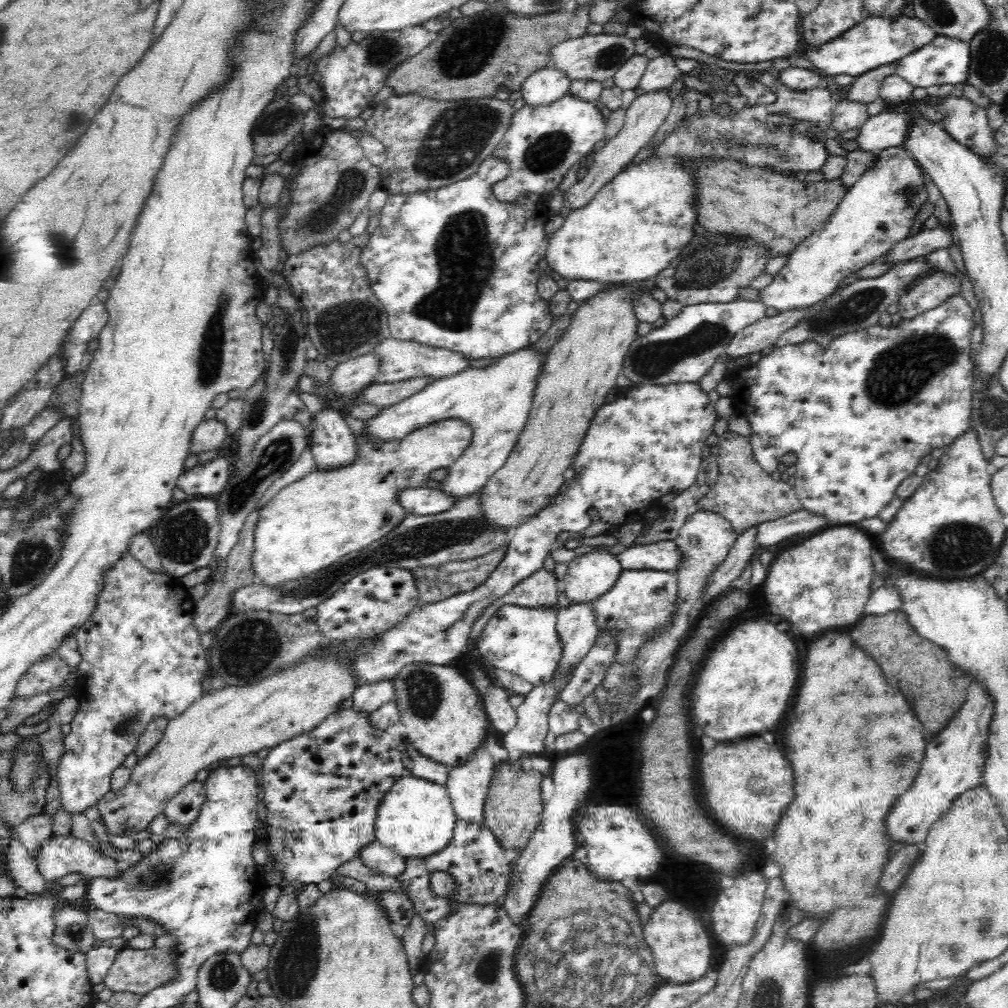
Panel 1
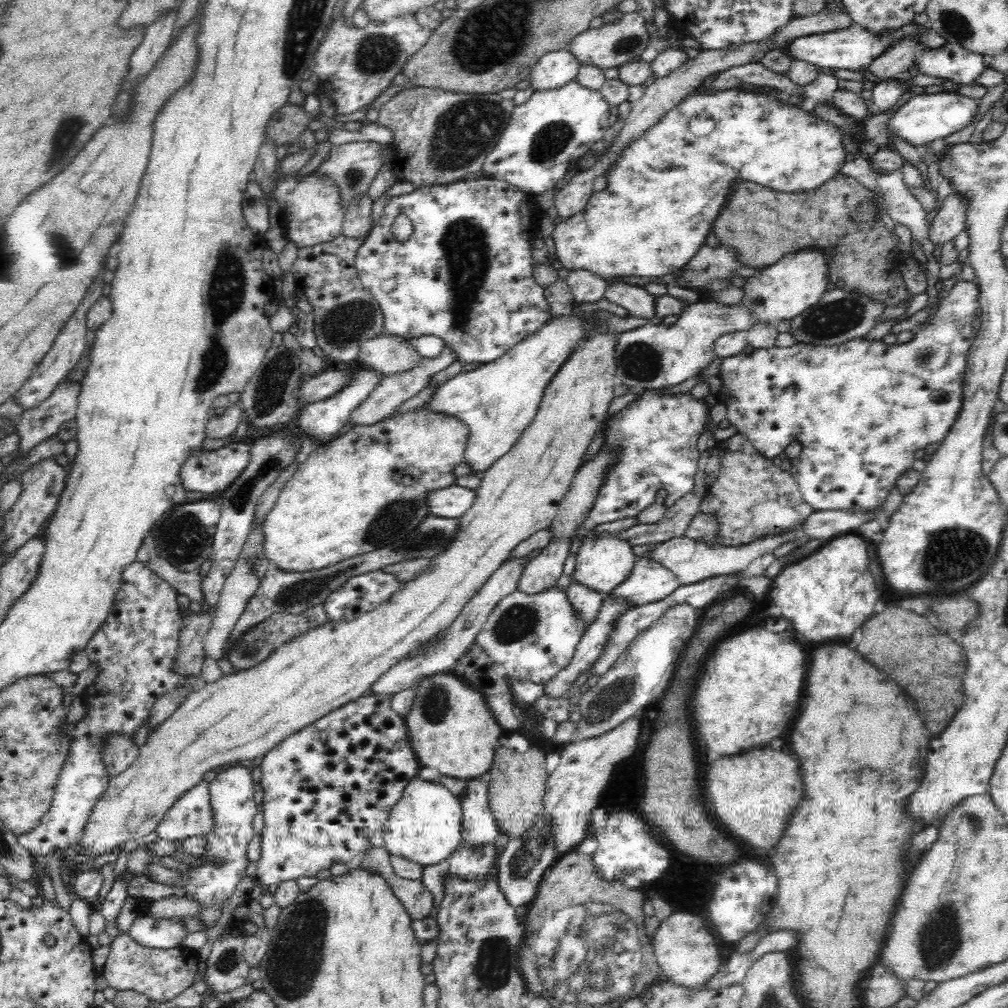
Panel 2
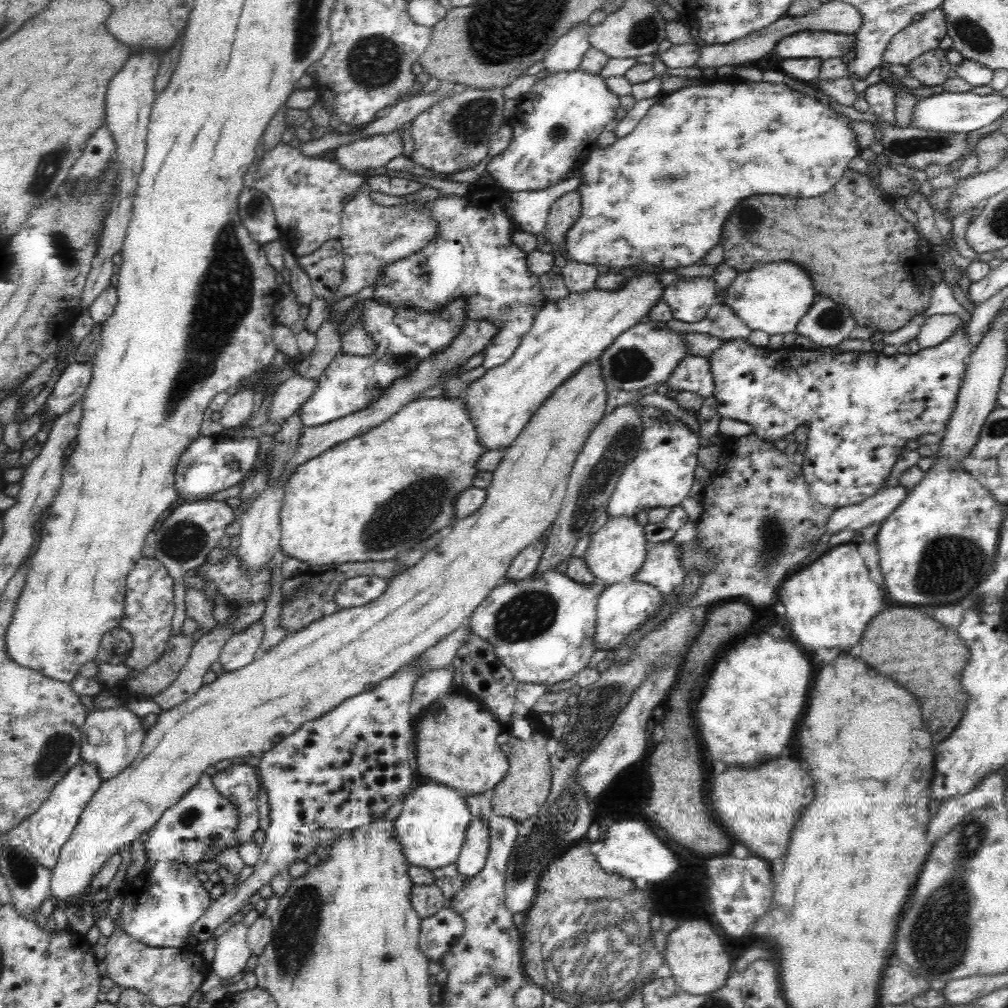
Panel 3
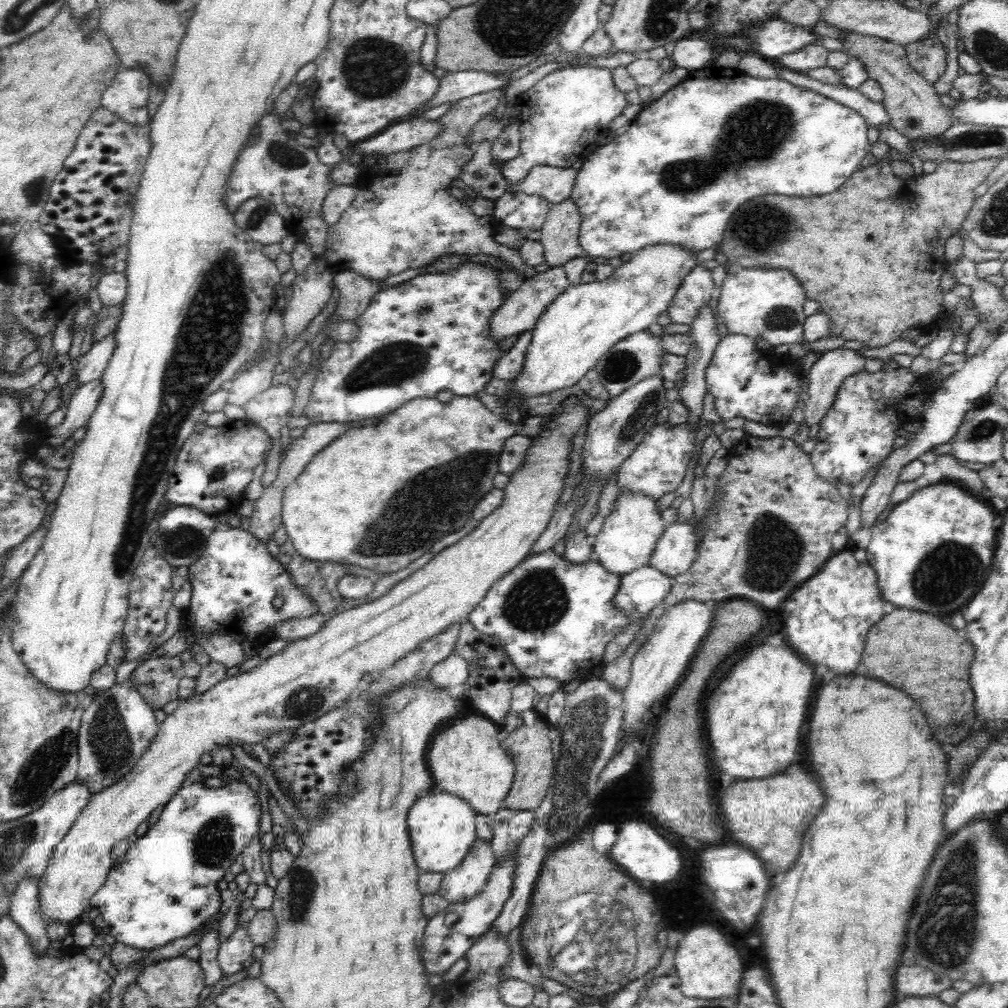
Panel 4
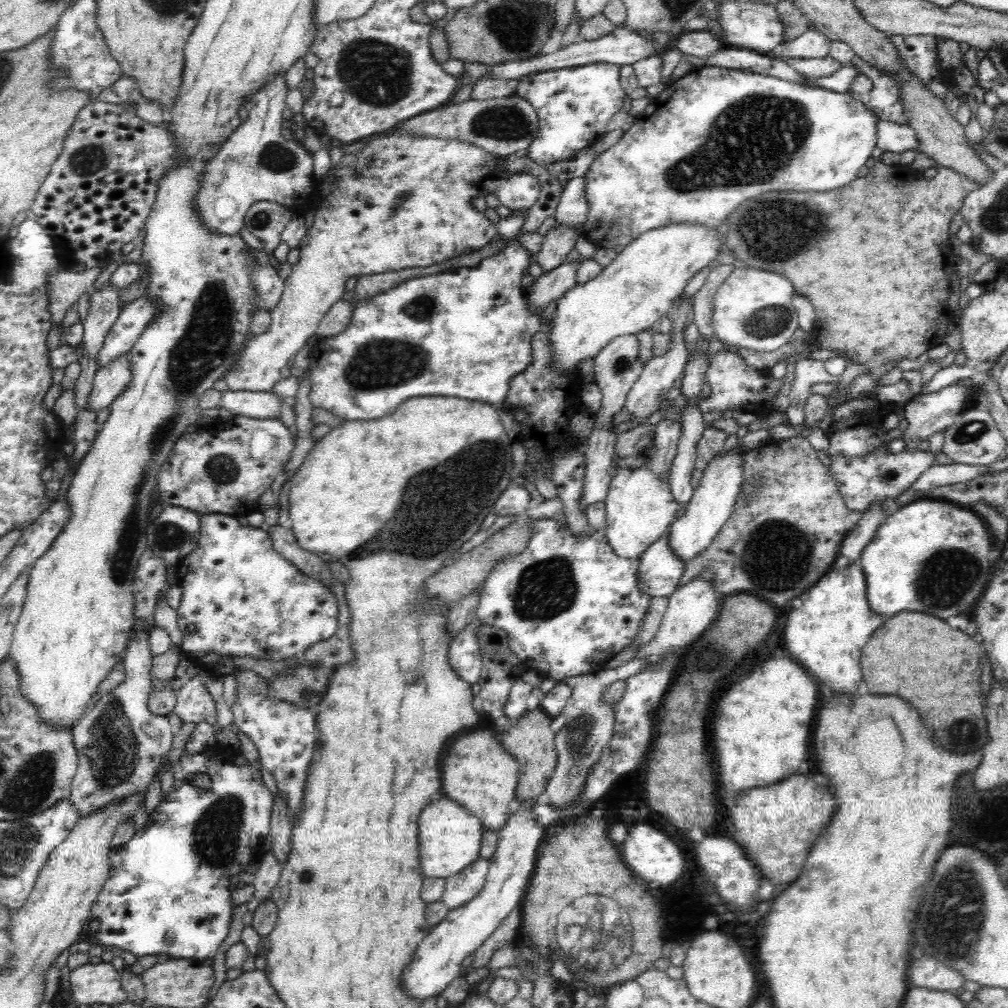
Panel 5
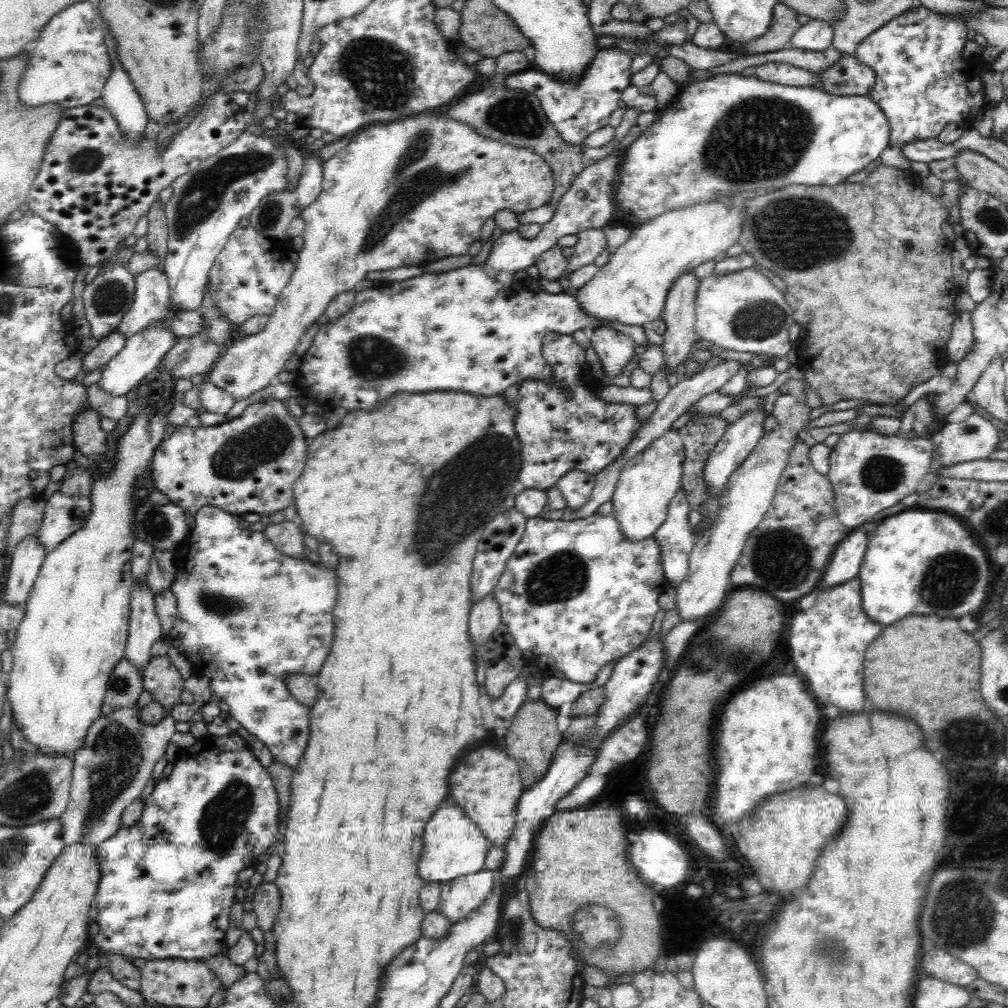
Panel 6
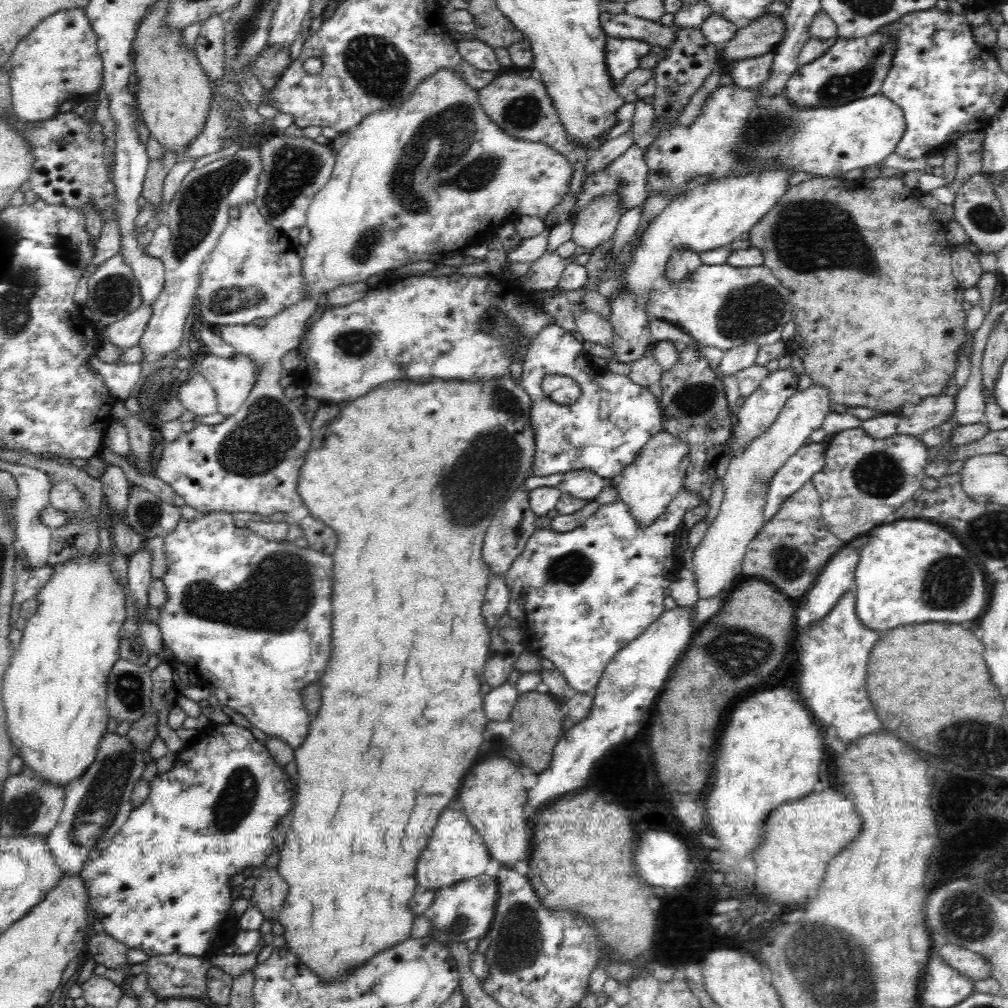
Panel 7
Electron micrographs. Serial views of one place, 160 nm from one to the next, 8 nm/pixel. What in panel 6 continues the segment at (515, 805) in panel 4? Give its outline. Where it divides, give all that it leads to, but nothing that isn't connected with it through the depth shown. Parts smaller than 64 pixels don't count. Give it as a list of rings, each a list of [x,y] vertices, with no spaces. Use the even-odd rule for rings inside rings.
[[[529,700],[507,723],[506,734],[503,736],[504,751],[519,764],[524,791],[536,784],[546,774],[553,761],[554,753],[562,742],[561,732],[556,728],[556,716],[557,711],[541,700]]]

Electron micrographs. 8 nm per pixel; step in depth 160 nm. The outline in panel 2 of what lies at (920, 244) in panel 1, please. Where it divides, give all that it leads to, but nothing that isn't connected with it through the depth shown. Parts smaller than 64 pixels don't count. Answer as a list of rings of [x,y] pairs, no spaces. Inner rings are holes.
[[[954,191],[944,200],[928,228],[928,239],[934,243],[934,248],[954,240],[964,230],[966,207],[964,198]]]

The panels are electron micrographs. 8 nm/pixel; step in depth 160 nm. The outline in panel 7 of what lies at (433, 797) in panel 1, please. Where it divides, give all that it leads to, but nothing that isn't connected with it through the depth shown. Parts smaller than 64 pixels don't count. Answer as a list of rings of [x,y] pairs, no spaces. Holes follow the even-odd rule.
[[[453,805],[454,810],[442,810],[434,832],[430,834],[426,848],[419,854],[415,877],[419,890],[437,890],[458,881],[484,874],[491,856],[482,837],[470,824],[461,808]]]

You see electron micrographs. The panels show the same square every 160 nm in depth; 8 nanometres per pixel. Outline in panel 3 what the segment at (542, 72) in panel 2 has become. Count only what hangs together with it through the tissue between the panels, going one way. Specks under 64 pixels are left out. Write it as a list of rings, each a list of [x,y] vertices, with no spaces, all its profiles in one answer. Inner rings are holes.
[[[587,23],[572,27],[546,51],[541,61],[546,76],[556,76],[562,72],[568,74],[578,70],[584,54],[589,49],[588,28]]]

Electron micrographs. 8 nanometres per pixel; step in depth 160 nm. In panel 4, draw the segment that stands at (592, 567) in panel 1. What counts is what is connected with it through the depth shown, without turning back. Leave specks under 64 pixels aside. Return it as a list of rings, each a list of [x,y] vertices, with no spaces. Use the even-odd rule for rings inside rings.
[[[622,492],[600,531],[591,540],[594,558],[602,569],[614,575],[630,574],[650,561],[654,546],[665,527],[661,512],[656,509],[656,501],[644,495]]]

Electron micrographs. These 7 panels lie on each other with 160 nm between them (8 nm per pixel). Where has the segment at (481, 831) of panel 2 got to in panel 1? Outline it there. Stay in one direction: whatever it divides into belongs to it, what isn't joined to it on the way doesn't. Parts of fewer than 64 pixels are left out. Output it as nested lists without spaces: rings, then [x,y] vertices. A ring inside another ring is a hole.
[[[486,736],[464,764],[450,767],[444,787],[457,818],[484,827],[483,806],[497,765],[488,752]]]

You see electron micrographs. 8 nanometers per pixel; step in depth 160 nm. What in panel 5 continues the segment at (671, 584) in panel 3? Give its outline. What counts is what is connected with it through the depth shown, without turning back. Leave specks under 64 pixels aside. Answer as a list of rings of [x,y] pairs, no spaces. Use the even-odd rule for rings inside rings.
[[[739,445],[734,454],[726,454],[722,458],[716,456],[712,459],[704,471],[701,482],[694,490],[692,498],[687,502],[686,512],[680,518],[675,518],[669,526],[668,546],[682,562],[687,563],[706,550],[718,531],[726,524],[741,490],[742,459],[745,450],[742,445]]]

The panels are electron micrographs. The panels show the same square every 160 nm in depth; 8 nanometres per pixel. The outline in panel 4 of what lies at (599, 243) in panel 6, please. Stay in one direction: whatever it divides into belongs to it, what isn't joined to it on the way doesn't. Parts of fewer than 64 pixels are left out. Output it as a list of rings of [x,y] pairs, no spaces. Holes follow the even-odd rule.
[[[550,267],[535,277],[525,279],[522,286],[502,302],[488,318],[490,339],[499,342],[508,336],[518,334],[518,332],[531,331],[538,316],[546,310],[554,298],[566,290],[568,285],[568,279],[562,267]]]

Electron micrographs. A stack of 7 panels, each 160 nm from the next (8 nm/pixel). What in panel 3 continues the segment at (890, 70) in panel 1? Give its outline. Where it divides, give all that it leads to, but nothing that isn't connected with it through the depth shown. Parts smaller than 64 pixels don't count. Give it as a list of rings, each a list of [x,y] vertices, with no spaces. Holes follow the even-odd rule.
[[[939,7],[895,34],[882,54],[882,62],[906,67],[912,59],[926,51],[943,47],[946,43],[946,24]]]

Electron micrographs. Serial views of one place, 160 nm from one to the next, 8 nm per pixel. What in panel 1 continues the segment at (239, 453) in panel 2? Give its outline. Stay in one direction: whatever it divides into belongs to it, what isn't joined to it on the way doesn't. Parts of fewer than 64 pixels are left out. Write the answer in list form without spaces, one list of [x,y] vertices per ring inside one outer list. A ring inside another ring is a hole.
[[[232,457],[218,458],[204,466],[196,465],[183,471],[178,478],[177,487],[186,493],[187,498],[215,498],[230,480]]]

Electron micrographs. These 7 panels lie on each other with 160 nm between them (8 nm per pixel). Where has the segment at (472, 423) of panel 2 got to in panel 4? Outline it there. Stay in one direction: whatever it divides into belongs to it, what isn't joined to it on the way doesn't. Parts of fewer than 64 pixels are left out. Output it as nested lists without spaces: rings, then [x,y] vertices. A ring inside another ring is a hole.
[[[650,245],[637,250],[629,261],[615,268],[614,274],[606,280],[569,284],[566,290],[554,298],[546,310],[538,316],[534,328],[530,331],[530,344],[526,348],[522,370],[518,370],[516,378],[505,382],[507,386],[509,385],[509,392],[499,396],[503,406],[520,410],[520,405],[529,397],[548,396],[554,390],[576,384],[588,370],[595,368],[598,359],[606,354],[611,346],[630,334],[646,330],[648,324],[655,322],[658,314],[667,310],[667,304],[671,298],[674,298],[679,284],[682,284],[684,276],[694,266],[696,266],[696,254],[688,253],[682,247]]]

